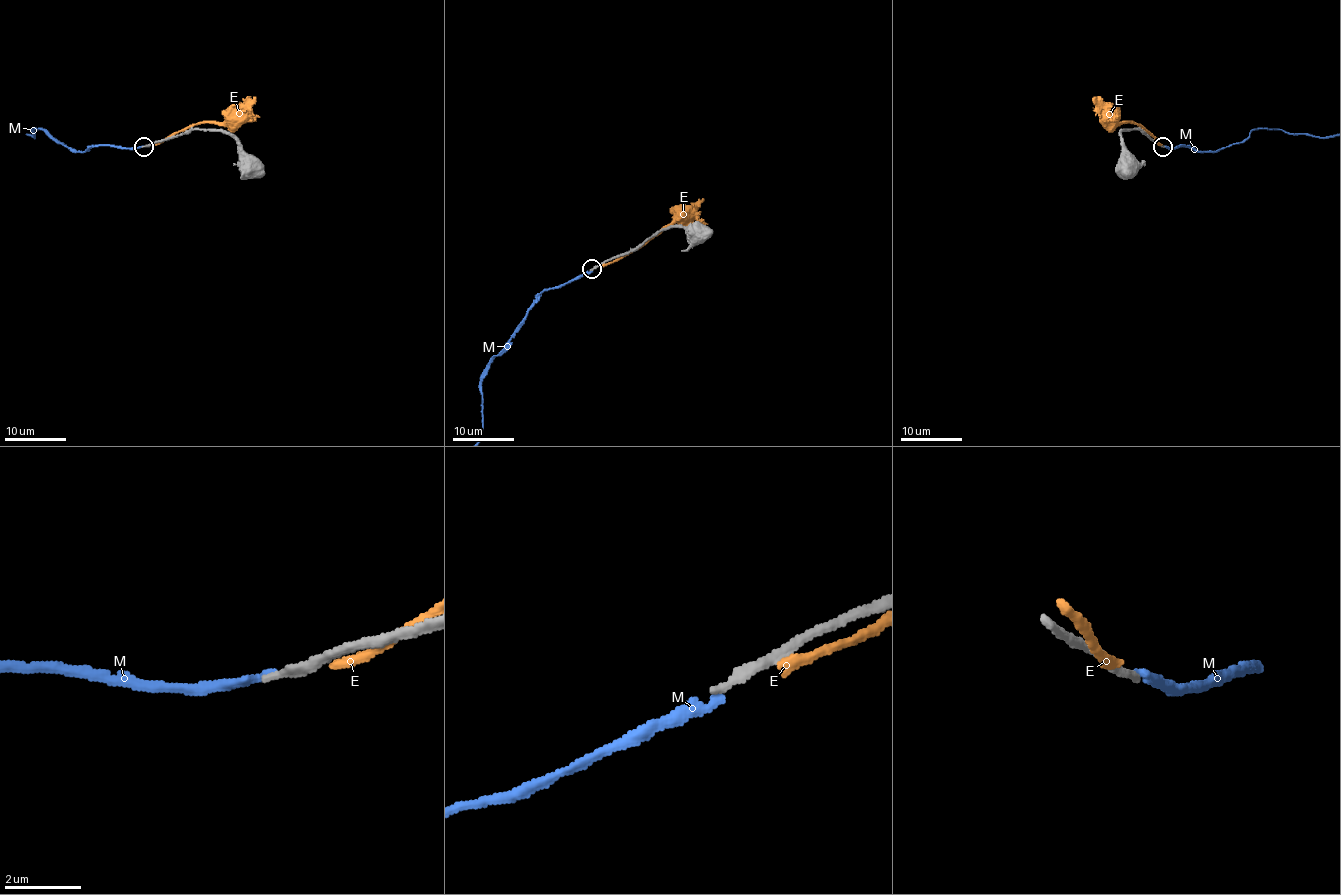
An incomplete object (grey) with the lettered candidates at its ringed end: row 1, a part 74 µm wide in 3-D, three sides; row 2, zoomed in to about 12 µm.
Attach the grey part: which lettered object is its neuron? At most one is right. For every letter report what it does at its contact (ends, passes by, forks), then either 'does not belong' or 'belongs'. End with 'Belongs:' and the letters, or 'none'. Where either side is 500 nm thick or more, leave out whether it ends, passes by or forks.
E: it ends | does not belong
M: it ends | does not belong
Belongs: none

